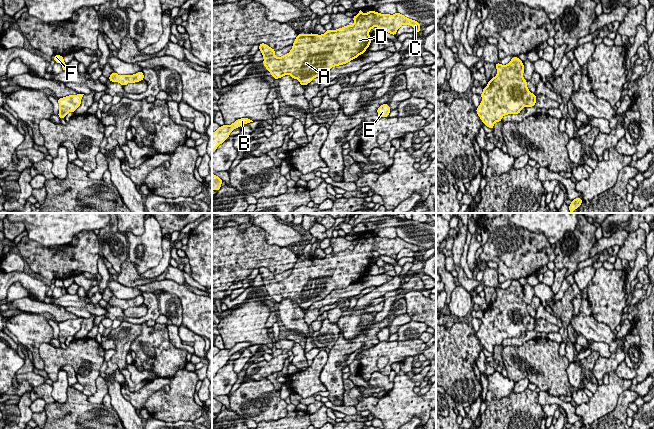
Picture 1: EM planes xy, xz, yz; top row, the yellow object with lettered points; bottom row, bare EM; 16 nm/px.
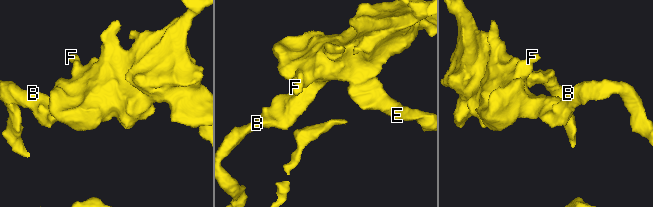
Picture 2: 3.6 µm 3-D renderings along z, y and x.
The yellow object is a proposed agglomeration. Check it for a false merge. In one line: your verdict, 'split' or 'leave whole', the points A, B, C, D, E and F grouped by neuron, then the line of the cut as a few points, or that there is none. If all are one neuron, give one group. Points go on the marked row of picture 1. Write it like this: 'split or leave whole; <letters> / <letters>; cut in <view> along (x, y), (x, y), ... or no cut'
leave whole; A B C D E F; no cut

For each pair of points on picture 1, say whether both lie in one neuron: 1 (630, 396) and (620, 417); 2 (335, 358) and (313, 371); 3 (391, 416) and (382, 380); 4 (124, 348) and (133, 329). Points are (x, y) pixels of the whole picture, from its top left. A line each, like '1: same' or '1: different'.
1: same
2: different
3: different
4: same

